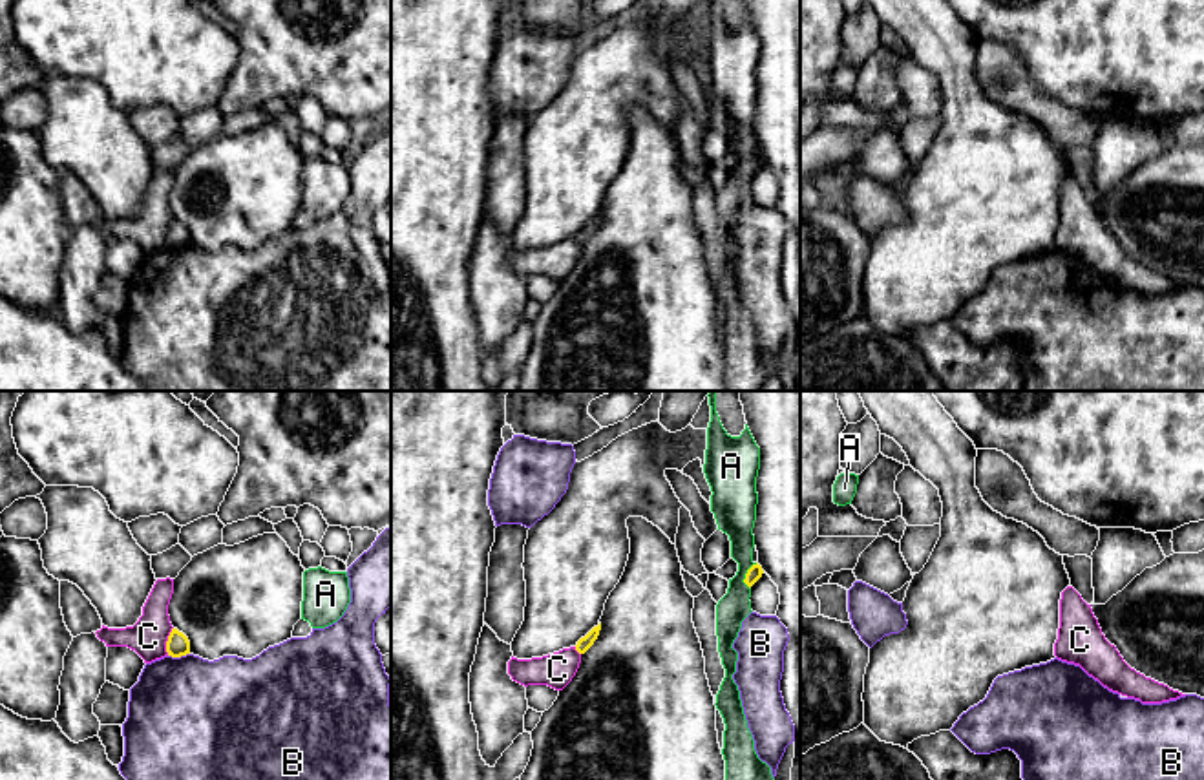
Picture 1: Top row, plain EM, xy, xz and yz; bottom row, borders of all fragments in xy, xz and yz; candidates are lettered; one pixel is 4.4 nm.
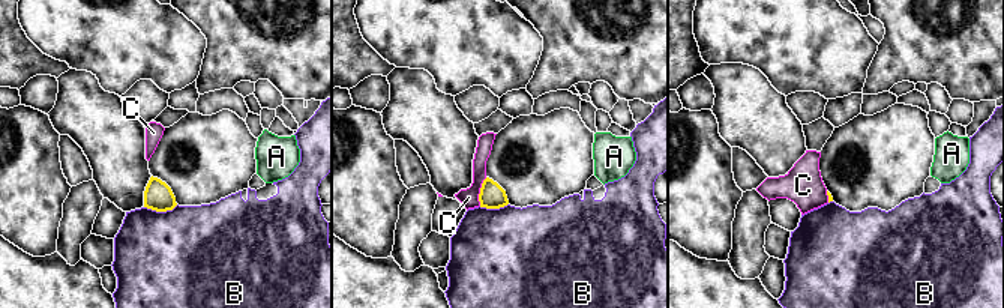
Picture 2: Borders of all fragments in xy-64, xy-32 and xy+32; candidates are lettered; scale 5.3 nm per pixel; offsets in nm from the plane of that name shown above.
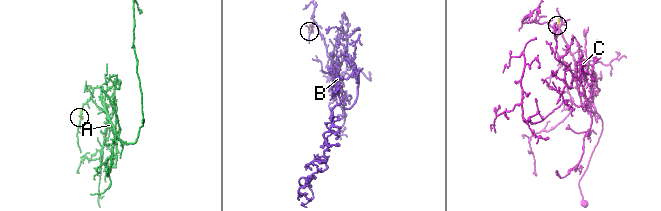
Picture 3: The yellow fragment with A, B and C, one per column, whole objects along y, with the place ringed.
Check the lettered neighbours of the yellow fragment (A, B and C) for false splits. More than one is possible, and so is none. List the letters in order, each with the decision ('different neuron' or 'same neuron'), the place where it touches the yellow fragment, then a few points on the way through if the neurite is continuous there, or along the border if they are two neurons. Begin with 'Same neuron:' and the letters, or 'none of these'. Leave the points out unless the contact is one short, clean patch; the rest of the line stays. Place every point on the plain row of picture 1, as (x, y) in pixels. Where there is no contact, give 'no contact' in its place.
Same neuron: none of these
A: different neuron; contact xz (746, 167); border xz (757, 154), (744, 170), (749, 179)
B: different neuron; contact xy (178, 247)
C: different neuron; contact xy (167, 232); border xy (172, 218), (167, 229), (167, 245)

